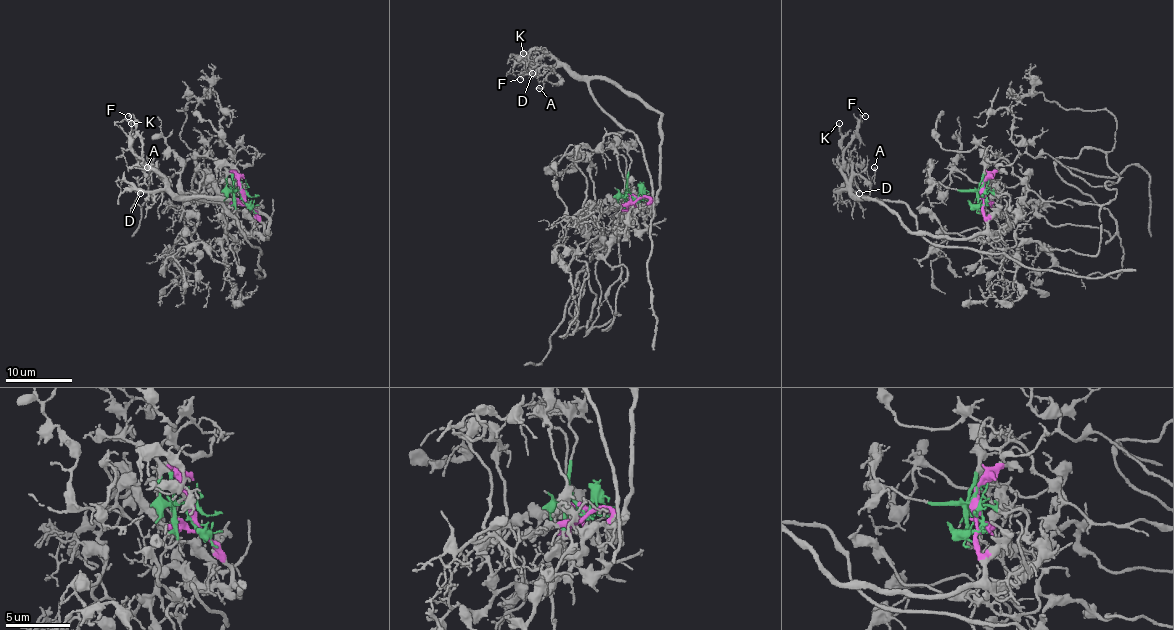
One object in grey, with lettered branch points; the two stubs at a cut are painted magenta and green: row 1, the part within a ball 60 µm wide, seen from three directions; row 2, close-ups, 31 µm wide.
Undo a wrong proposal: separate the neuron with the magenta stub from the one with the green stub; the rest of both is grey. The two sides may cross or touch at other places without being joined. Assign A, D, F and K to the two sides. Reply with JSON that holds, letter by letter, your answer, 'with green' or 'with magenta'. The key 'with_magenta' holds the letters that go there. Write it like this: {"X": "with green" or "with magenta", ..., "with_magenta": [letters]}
{"A": "with magenta", "D": "with magenta", "F": "with magenta", "K": "with magenta", "with_magenta": ["A", "D", "F", "K"]}

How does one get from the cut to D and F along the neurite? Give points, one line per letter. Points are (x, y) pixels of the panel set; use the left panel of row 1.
D: (244, 193), (268, 239), (269, 222), (263, 214), (244, 203), (179, 197), (155, 172), (145, 170), (140, 193)
F: (244, 193), (268, 239), (269, 222), (244, 203), (179, 197), (144, 160), (140, 136), (129, 116)

